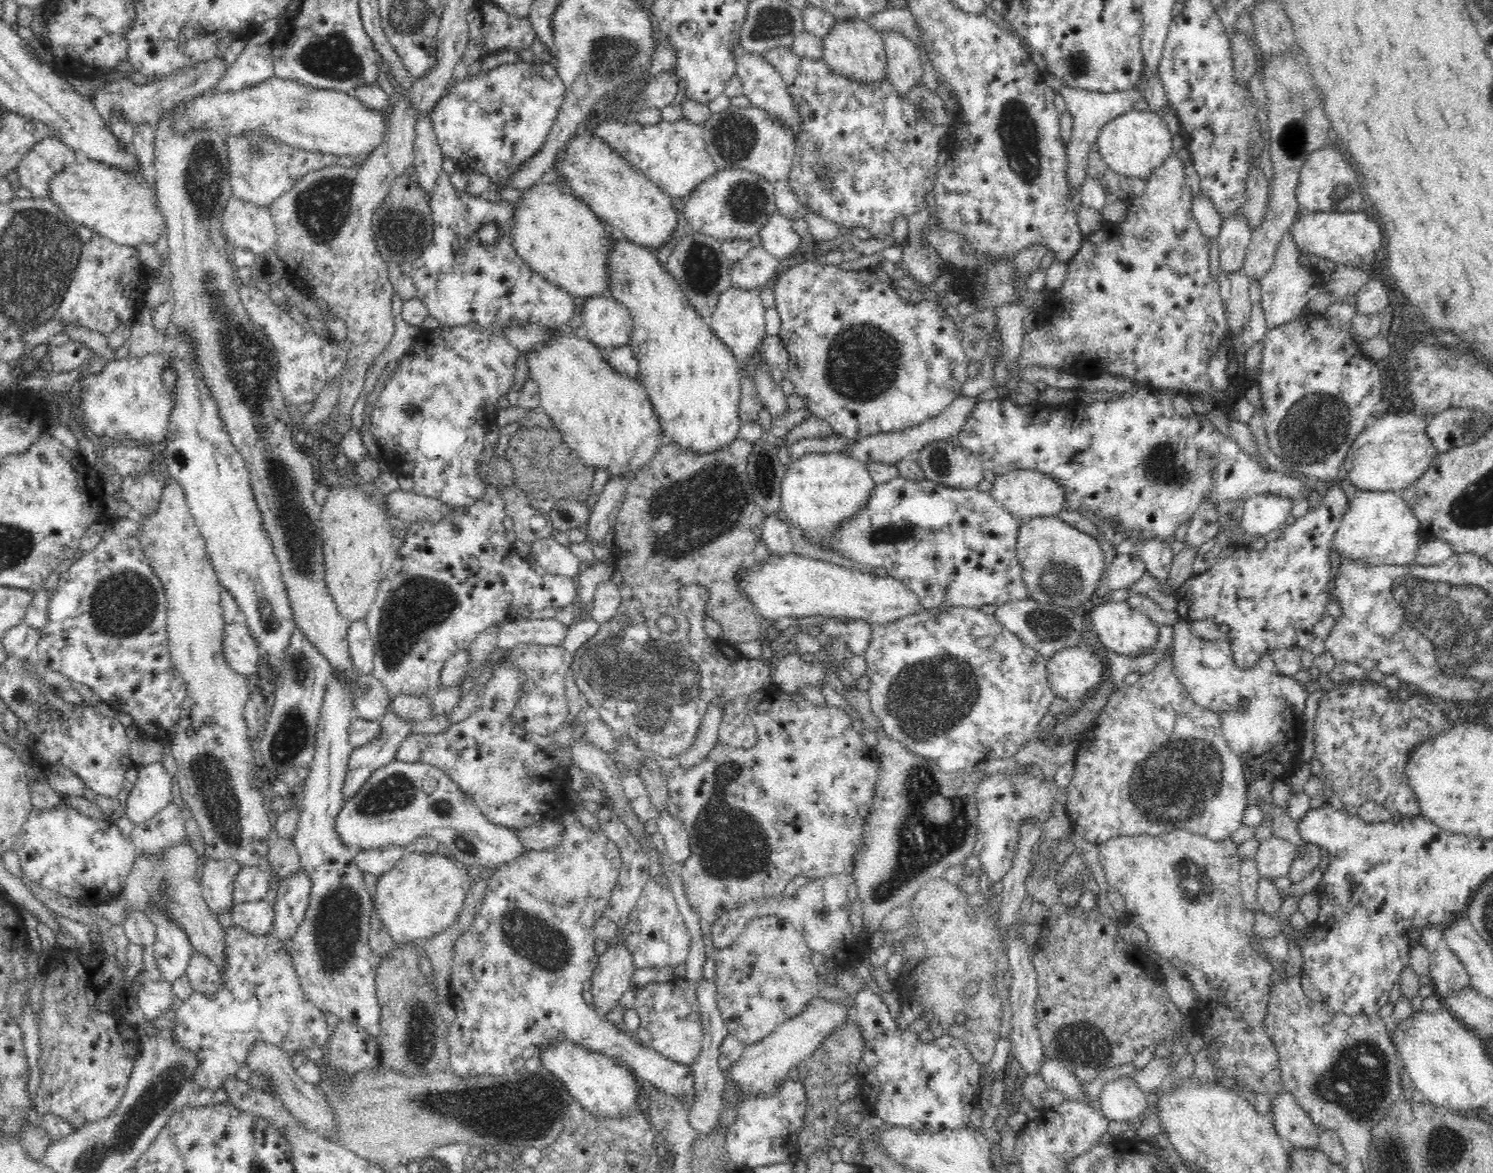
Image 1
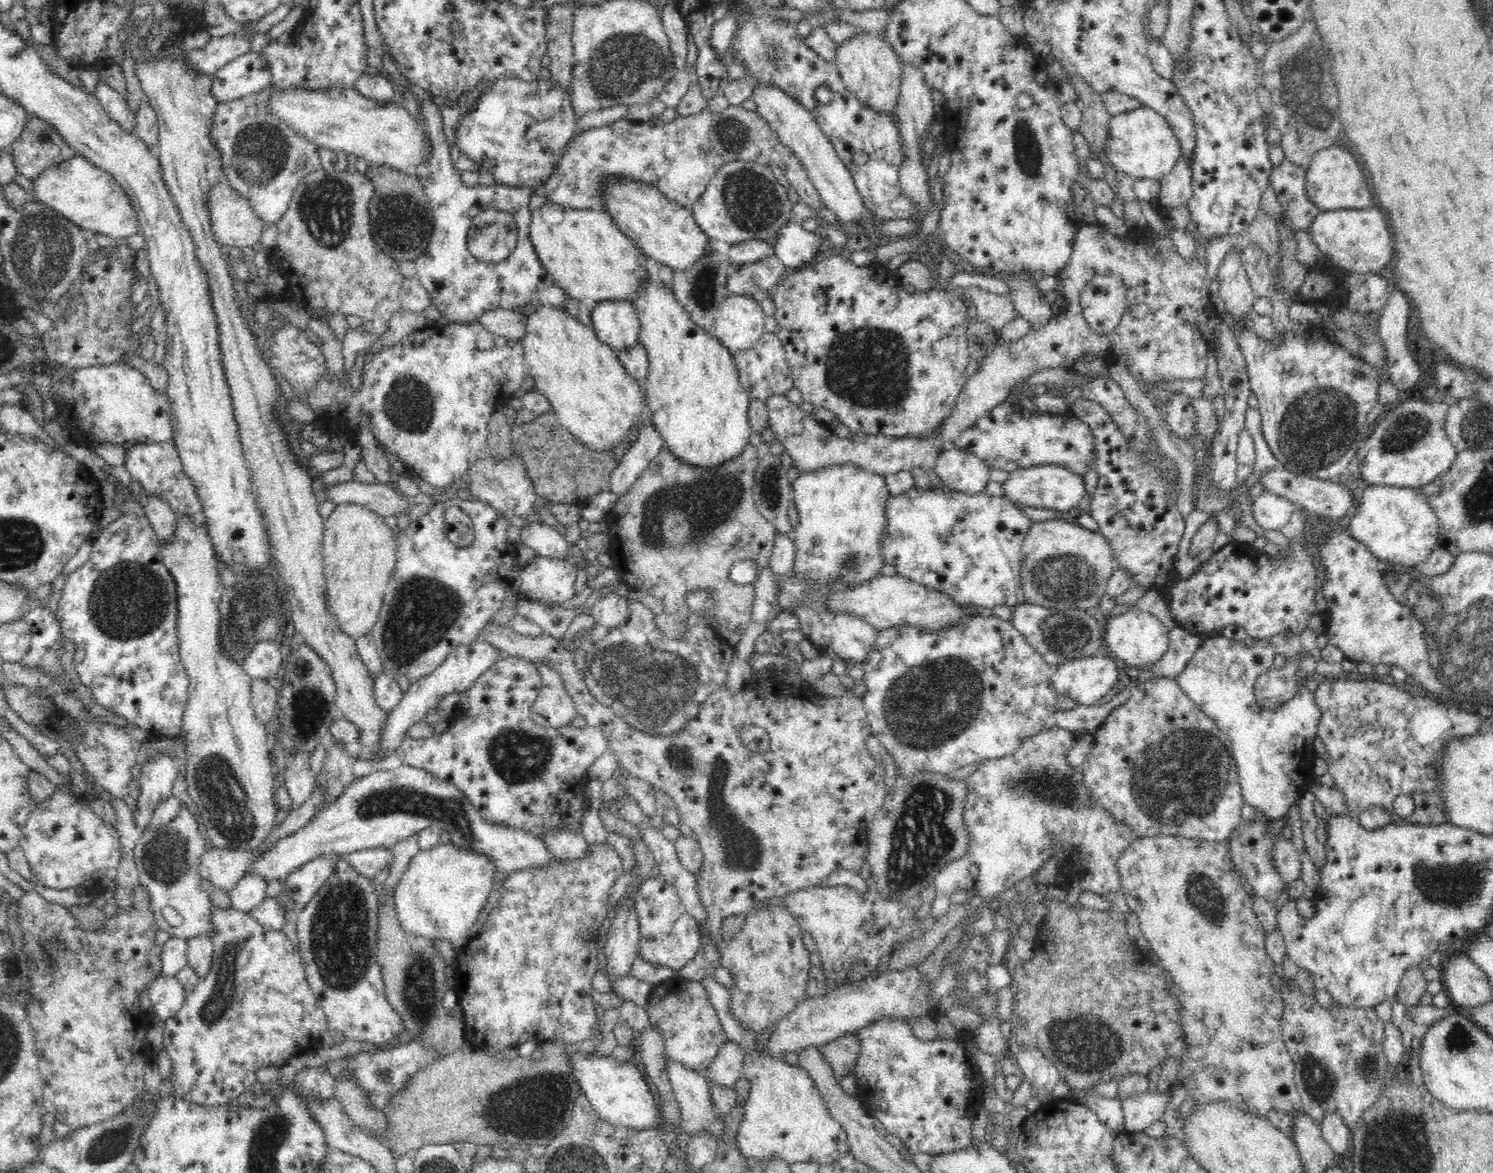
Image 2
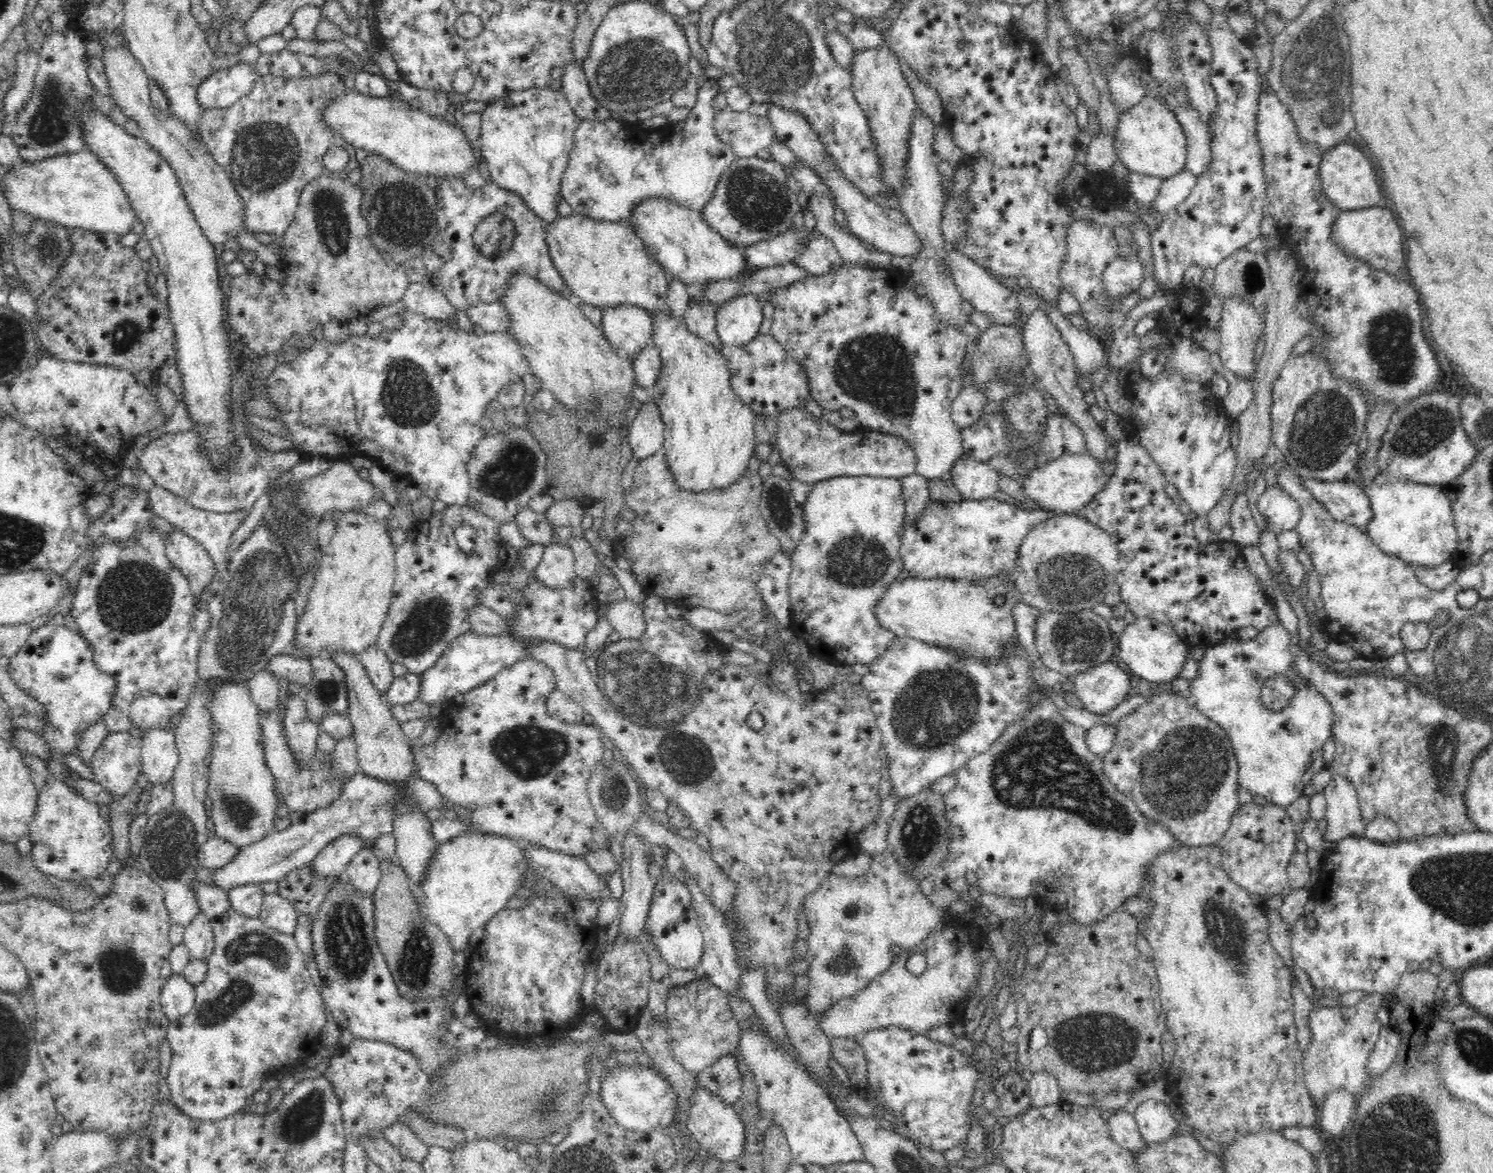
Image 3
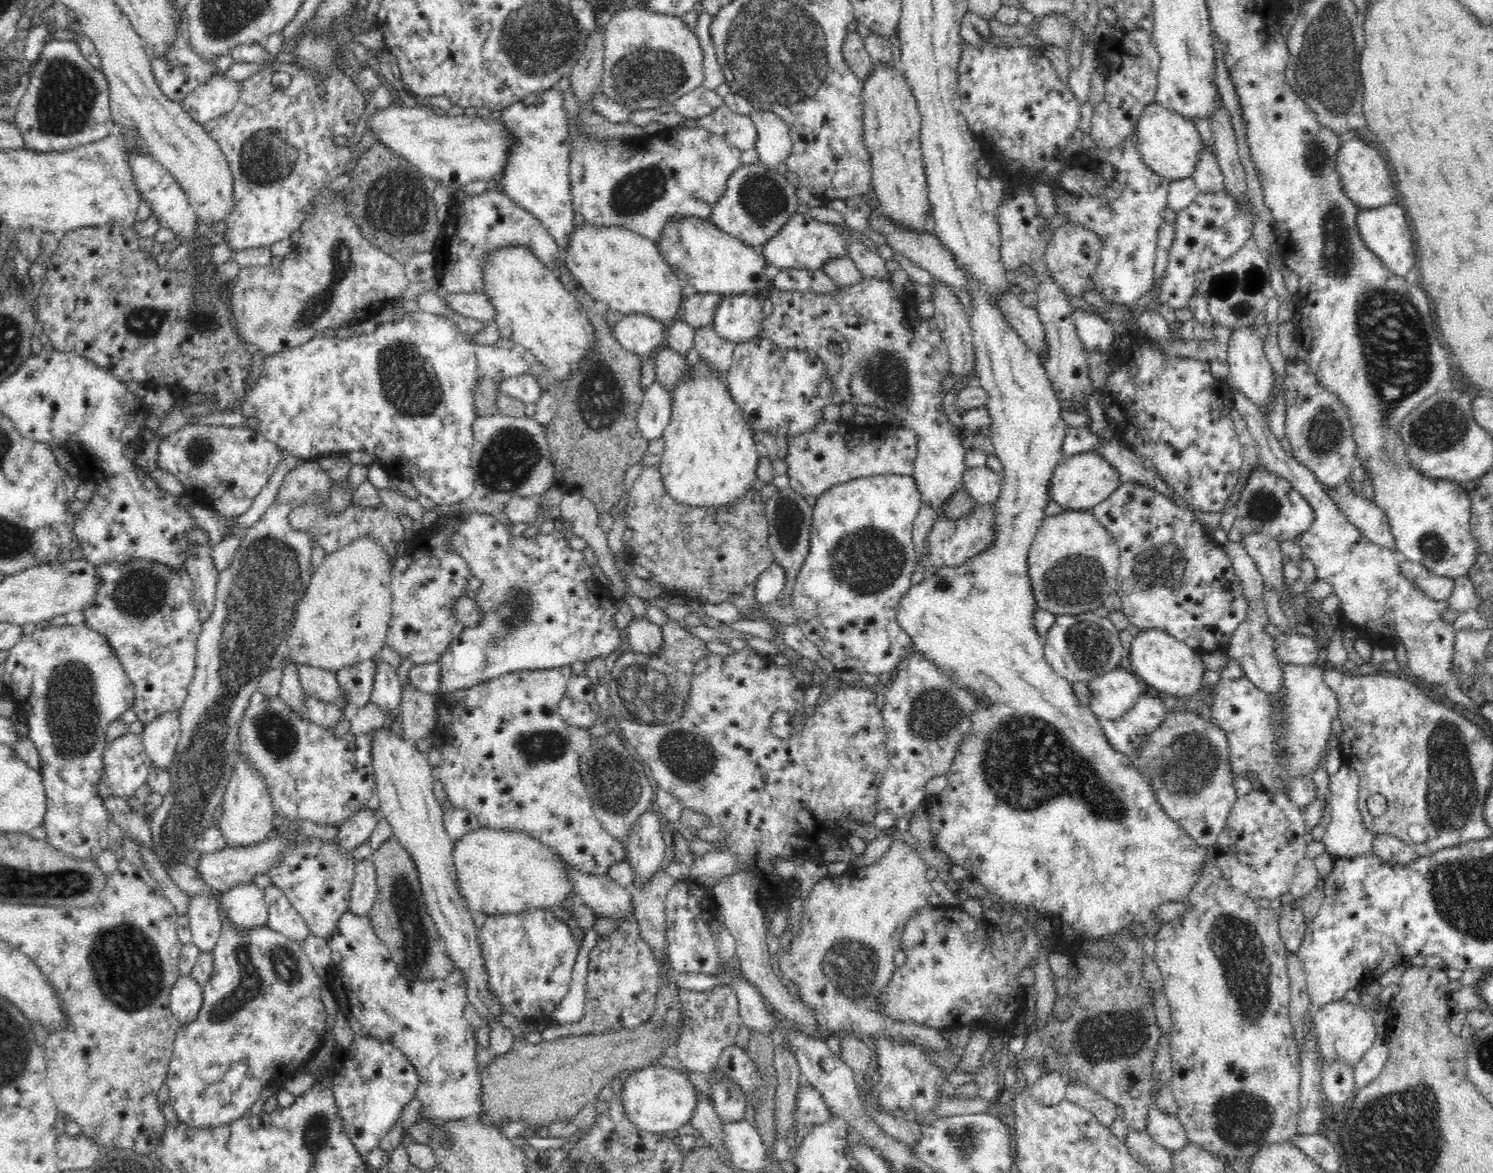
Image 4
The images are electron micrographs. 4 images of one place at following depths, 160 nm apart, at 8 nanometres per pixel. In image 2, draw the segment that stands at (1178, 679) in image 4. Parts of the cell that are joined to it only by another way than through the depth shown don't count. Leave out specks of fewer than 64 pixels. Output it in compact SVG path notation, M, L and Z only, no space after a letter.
M1129 607L1118 616L1108 616L1105 626L1105 644L1115 654L1123 668L1148 670L1168 650L1168 629L1150 612Z

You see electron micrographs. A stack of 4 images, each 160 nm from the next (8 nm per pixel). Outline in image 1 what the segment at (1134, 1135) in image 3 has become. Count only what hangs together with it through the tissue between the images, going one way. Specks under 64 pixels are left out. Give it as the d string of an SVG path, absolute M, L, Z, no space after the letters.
M1044 1056L1040 1063L1039 1074L1047 1084L1048 1089L1061 1090L1065 1099L1084 1101L1101 1112L1099 1097L1091 1100L1082 1091L1082 1083L1070 1072L1062 1061Z

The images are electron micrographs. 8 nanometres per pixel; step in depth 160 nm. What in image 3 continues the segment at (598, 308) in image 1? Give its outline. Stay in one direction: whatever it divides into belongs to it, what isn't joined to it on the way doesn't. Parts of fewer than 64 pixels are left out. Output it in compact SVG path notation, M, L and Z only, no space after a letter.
M629 304L602 309L600 328L616 350L628 358L652 344L653 317Z

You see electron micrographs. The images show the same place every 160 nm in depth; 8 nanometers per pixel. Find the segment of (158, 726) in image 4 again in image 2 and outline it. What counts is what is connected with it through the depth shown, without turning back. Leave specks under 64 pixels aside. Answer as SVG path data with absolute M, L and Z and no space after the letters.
M156 754L142 766L139 795L133 811L134 821L140 829L146 828L156 806L172 795L172 784L178 772L173 758L165 754Z

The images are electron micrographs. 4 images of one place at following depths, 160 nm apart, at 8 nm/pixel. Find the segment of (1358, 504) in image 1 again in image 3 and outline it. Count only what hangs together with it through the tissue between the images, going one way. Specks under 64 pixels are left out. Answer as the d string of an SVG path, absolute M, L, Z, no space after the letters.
M1379 472L1373 481L1368 488L1363 488L1373 514L1364 532L1372 542L1384 554L1412 566L1436 567L1454 562L1459 538L1450 499L1441 486L1402 481L1384 472Z

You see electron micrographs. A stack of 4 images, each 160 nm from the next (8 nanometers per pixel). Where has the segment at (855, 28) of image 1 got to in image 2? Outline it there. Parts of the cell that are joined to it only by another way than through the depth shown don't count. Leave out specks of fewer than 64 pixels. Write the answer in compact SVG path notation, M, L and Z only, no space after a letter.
M862 31L837 46L835 63L846 89L862 104L880 113L894 115L902 84L901 59L882 35Z

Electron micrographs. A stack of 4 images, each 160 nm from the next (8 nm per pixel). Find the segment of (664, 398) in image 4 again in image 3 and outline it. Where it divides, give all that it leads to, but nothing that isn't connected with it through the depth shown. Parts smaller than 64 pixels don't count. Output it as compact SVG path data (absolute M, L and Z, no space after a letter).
M653 399L641 405L631 417L628 443L632 455L642 461L663 449L665 426Z

